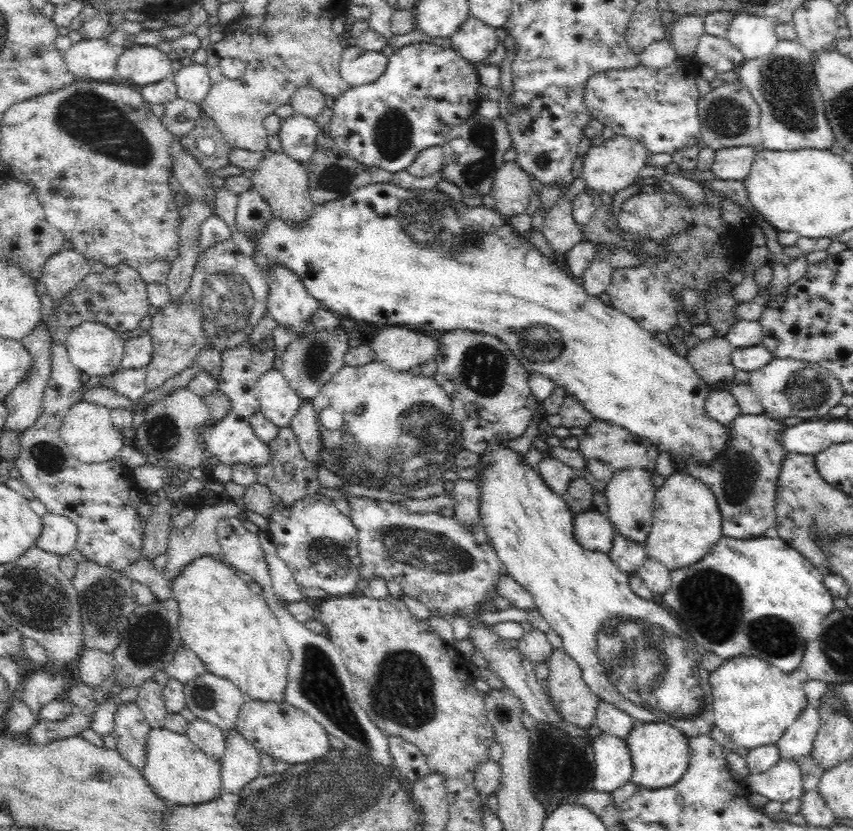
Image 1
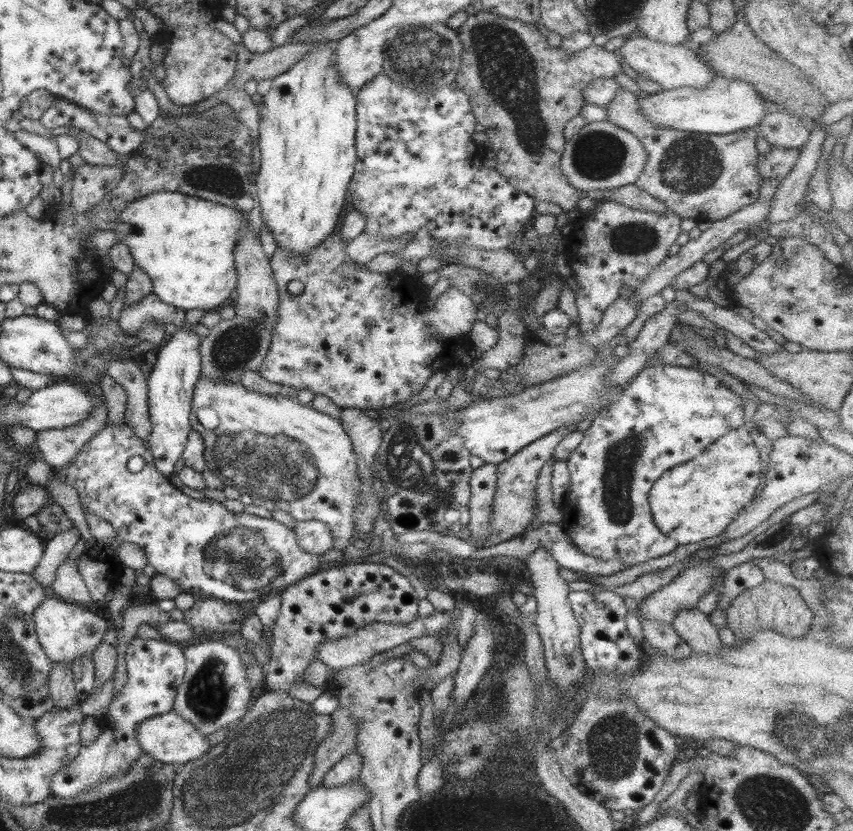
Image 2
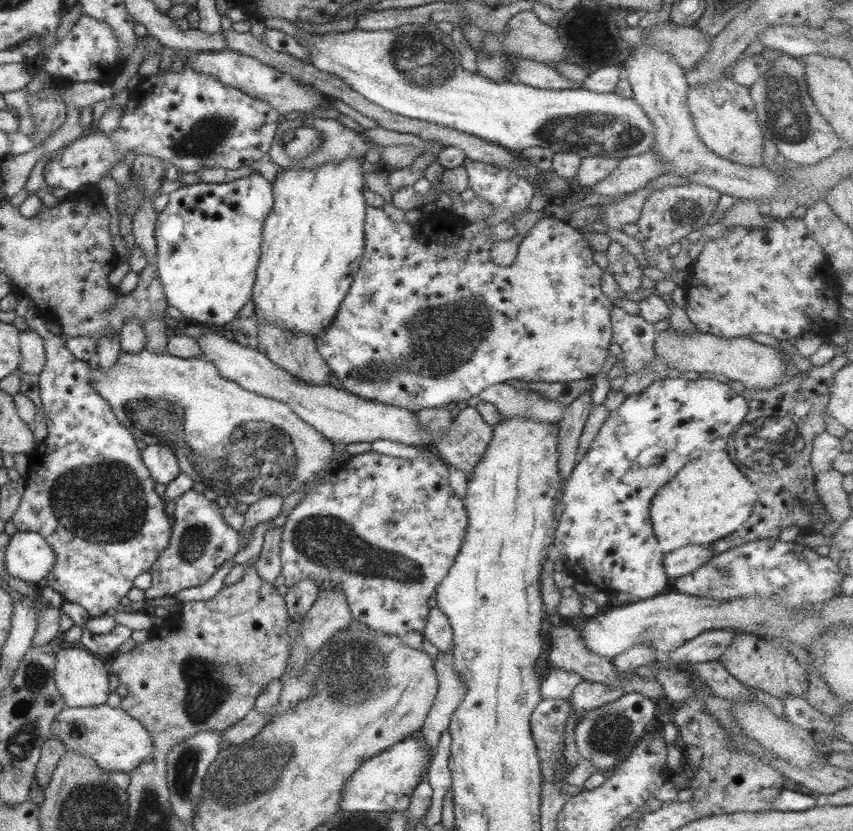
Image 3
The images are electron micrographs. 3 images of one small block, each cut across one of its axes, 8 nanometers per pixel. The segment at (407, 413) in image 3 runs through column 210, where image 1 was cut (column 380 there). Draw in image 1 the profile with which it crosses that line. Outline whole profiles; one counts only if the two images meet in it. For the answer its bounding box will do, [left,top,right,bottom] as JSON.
[366,327,438,373]

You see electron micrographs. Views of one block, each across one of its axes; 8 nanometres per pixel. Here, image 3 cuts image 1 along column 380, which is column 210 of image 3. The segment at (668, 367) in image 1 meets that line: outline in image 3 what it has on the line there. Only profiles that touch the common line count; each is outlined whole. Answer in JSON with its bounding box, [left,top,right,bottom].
[154,170,272,327]

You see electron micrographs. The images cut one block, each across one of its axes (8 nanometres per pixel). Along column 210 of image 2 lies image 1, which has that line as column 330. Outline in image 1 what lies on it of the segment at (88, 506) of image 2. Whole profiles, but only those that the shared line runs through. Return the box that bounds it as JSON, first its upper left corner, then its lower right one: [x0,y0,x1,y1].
[266,493,362,600]

